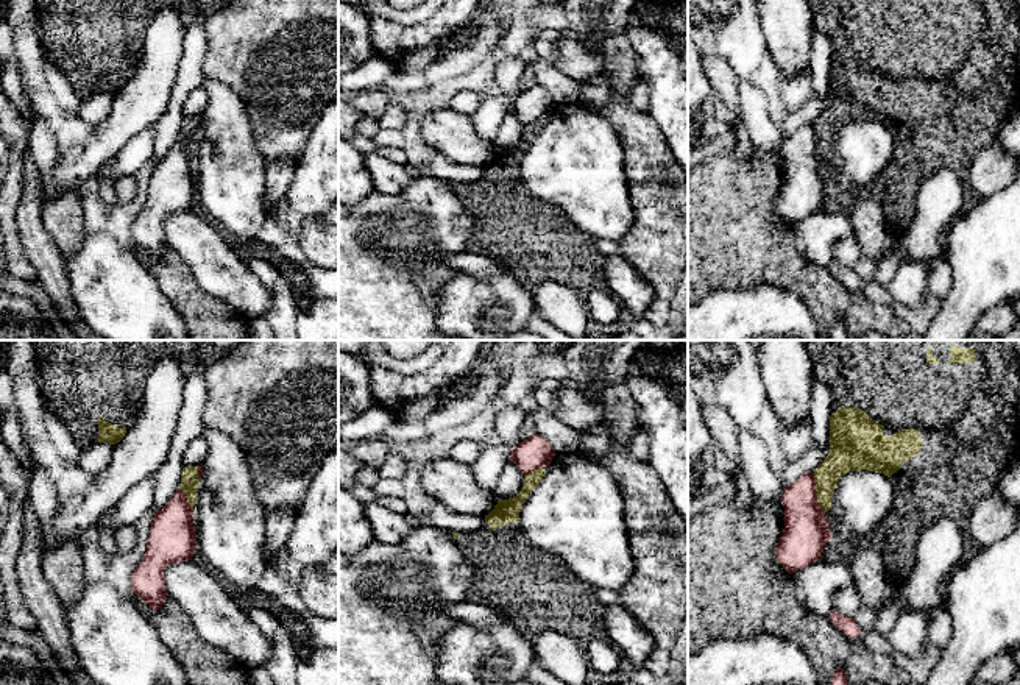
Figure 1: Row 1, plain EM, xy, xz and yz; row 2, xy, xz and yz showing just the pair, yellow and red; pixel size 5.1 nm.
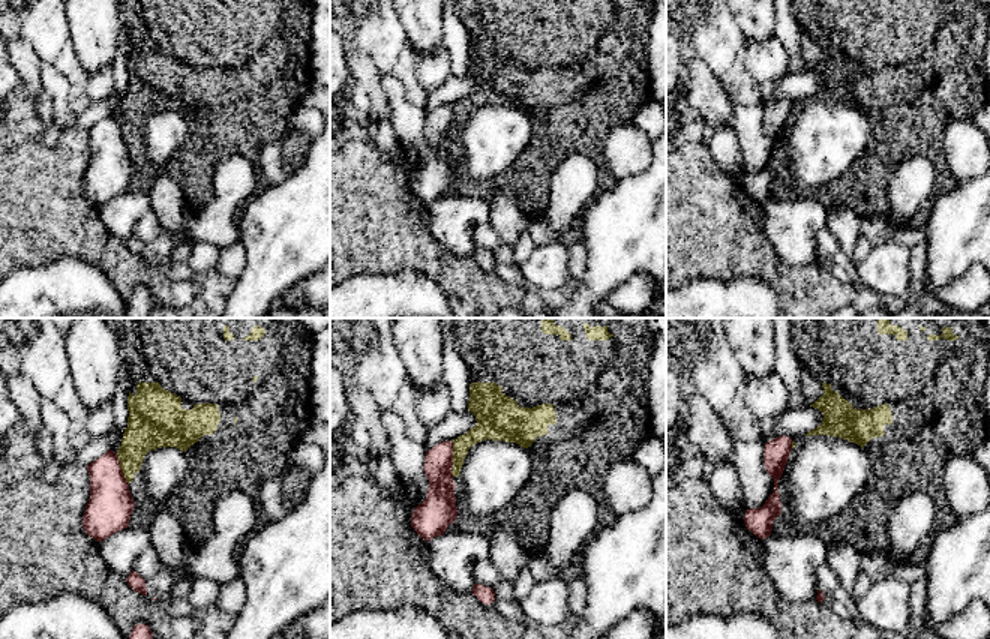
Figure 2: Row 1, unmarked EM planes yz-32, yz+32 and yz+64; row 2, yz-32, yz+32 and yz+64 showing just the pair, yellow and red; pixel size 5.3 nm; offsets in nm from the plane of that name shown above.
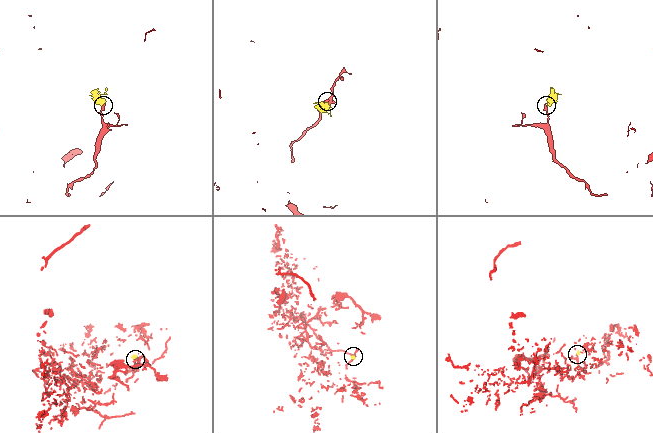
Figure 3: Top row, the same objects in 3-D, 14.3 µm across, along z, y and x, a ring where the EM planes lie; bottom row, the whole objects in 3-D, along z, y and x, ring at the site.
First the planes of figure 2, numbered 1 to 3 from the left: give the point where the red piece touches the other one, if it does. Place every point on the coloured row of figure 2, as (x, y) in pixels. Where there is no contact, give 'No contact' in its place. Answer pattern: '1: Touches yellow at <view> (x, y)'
1: Touches yellow at yz-32 (122, 470)
2: Touches yellow at yz+32 (453, 459)
3: Touches yellow at yz+64 (792, 444)

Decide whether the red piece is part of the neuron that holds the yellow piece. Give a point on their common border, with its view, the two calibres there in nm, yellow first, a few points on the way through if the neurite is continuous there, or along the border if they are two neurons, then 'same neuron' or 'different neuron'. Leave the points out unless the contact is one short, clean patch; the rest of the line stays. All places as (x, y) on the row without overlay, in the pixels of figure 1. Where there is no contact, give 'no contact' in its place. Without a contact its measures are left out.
yz (818, 144) | 180/240 nm | along yz (811, 124), (816, 152), (824, 163) | different neuron

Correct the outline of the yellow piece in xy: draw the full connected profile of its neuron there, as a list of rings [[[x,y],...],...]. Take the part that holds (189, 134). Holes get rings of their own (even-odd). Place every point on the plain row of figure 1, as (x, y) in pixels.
[[[184,117],[179,139],[186,144],[187,153],[193,158],[200,137],[198,117]]]

